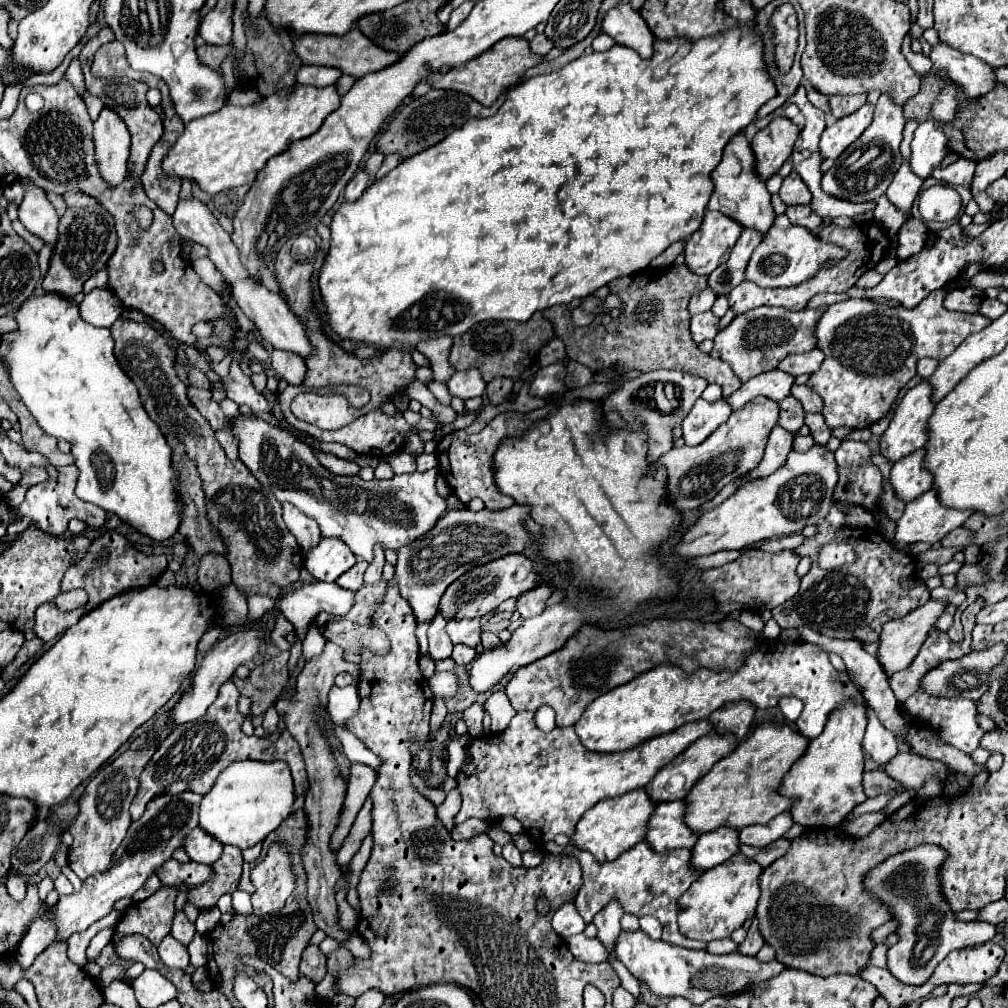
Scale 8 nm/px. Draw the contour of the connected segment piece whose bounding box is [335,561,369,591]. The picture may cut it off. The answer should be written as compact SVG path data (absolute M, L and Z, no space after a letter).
M361 561L361 563L353 565L353 569L349 569L349 573L345 573L345 577L339 577L335 583L337 583L337 585L341 585L341 587L345 587L345 589L357 591L357 589L359 589L359 585L363 583L363 573L365 573L365 569L367 569L367 567L369 567L369 563Z

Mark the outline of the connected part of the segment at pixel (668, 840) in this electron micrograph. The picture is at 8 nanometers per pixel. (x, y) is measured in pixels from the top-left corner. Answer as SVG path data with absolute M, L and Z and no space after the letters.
M685 799L657 805L649 821L649 833L645 839L657 853L681 847L693 849L699 833L693 833L689 825L685 825L685 809L687 809Z

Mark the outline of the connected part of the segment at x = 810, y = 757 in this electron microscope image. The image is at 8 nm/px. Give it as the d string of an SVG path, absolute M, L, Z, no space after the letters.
M857 699L845 701L845 705L837 709L837 713L829 715L829 721L825 723L823 733L811 739L805 755L783 777L781 793L787 797L799 799L789 811L795 823L801 823L807 827L813 827L813 825L833 827L841 823L843 815L847 815L855 805L867 799L863 793L863 785L861 785L863 761L865 761L863 751L861 751L861 739L865 733L865 725L867 725L865 703Z

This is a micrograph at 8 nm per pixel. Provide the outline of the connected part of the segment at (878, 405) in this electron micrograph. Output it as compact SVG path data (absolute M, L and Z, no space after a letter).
M943 289L933 291L929 297L925 297L925 301L921 301L913 309L901 305L891 307L883 301L867 301L867 299L847 299L843 303L835 303L827 307L827 311L821 315L813 331L817 339L817 347L825 353L825 361L821 363L819 371L810 376L806 384L821 395L825 403L823 417L829 429L871 427L881 417L885 417L885 413L891 409L901 387L915 375L915 365L919 359L933 357L937 361L943 361L959 347L959 343L965 337L985 329L991 323L987 317L981 317L979 313L971 315L971 313L947 311L943 307L943 297L945 297Z

